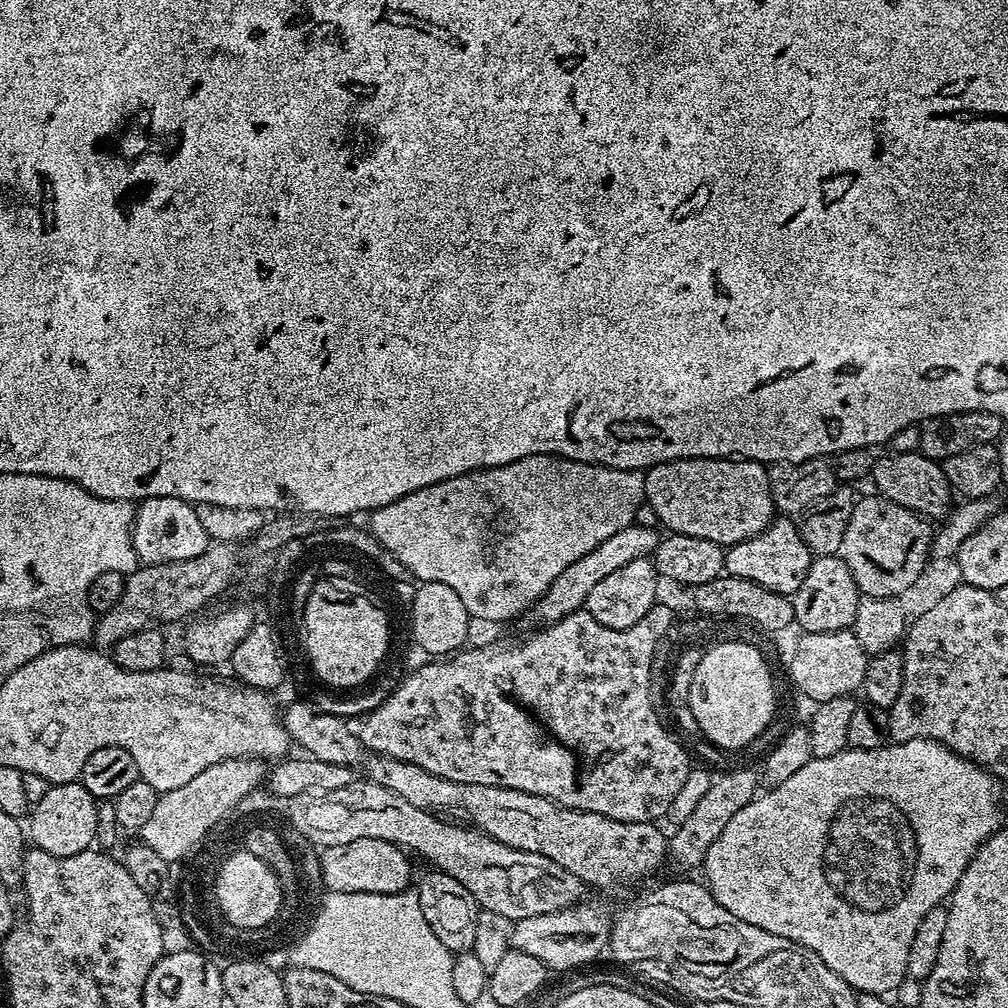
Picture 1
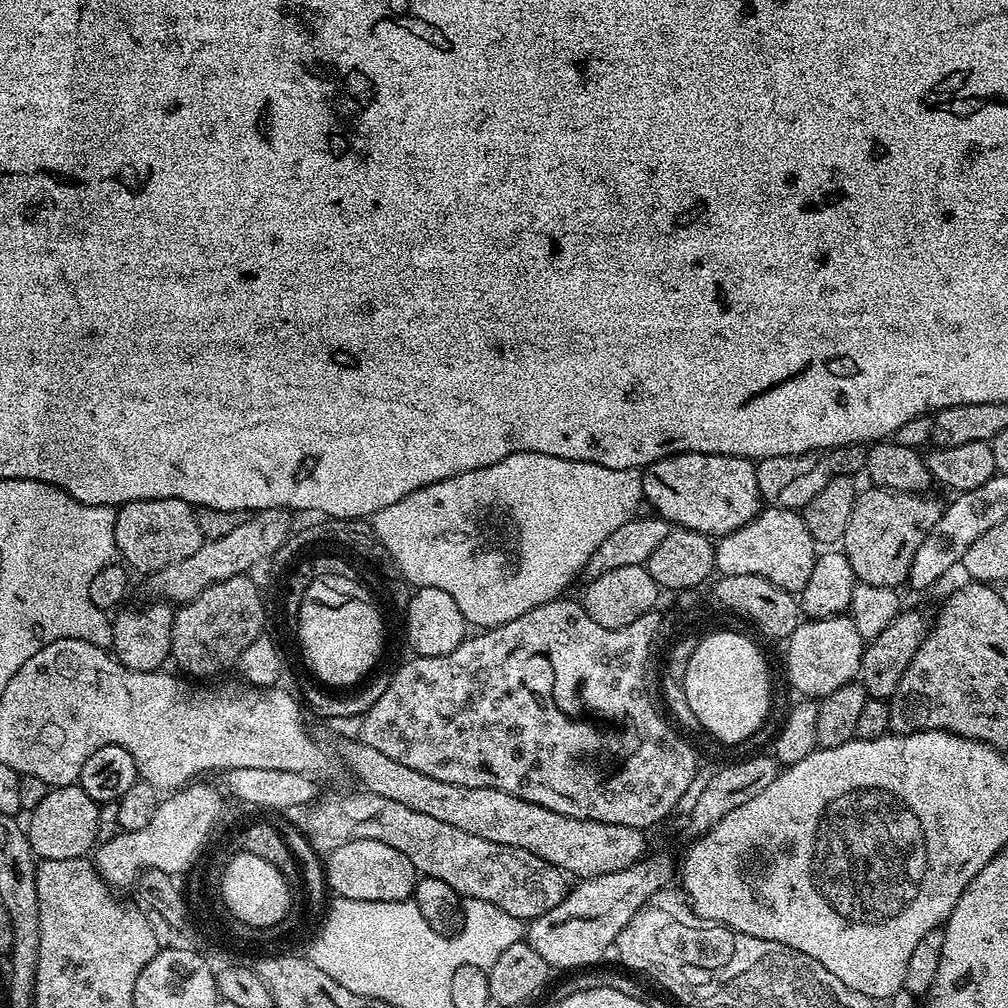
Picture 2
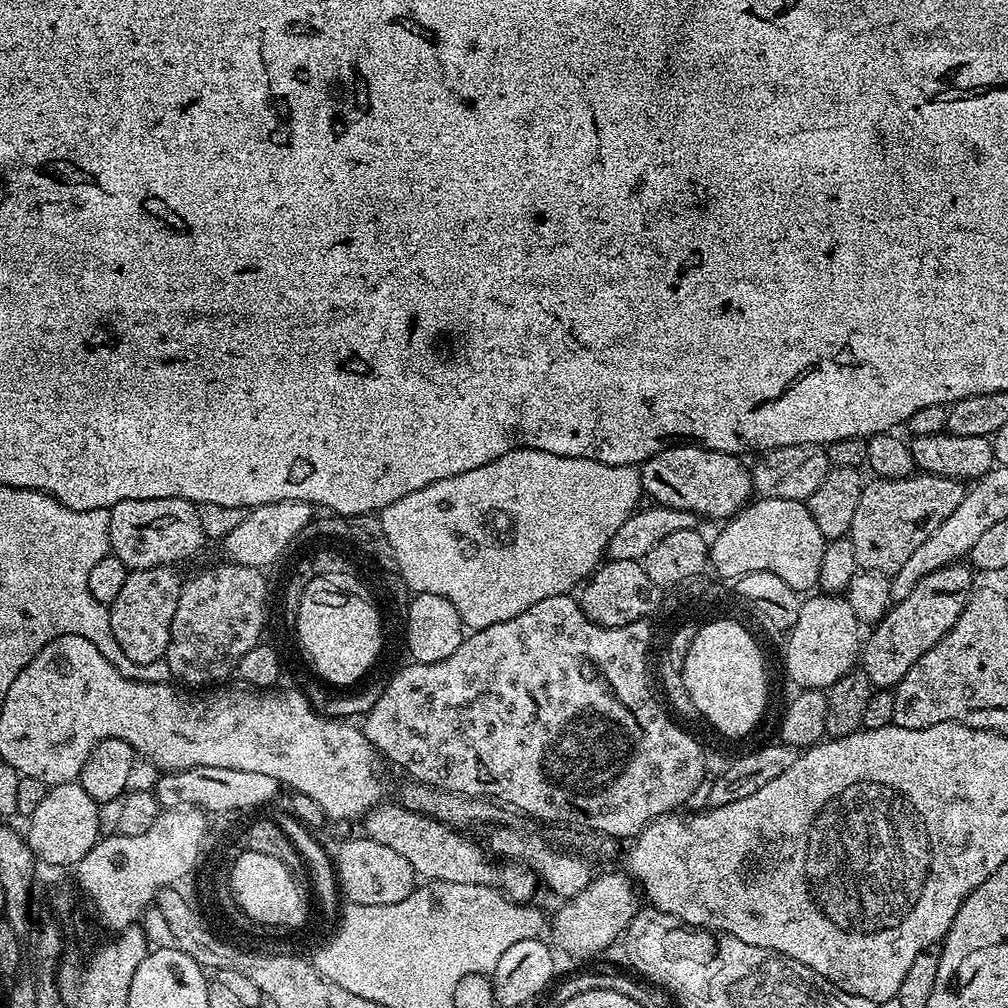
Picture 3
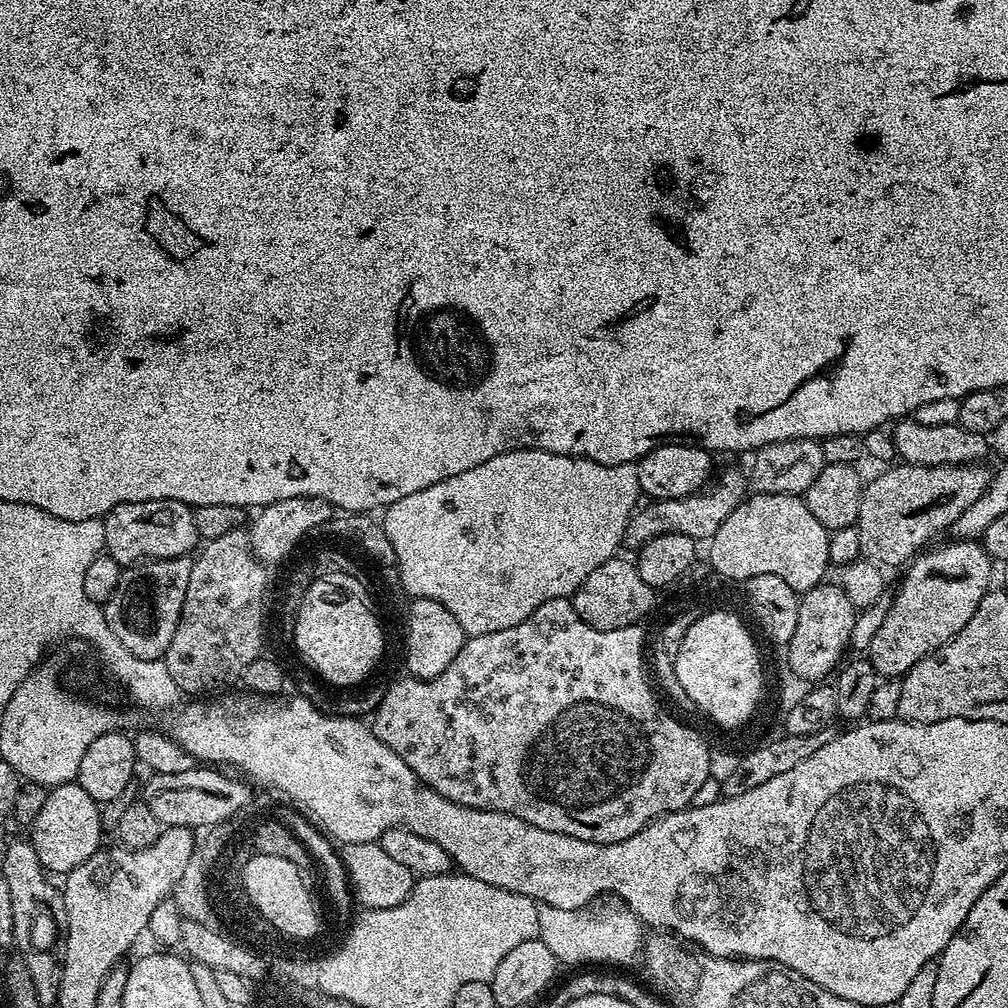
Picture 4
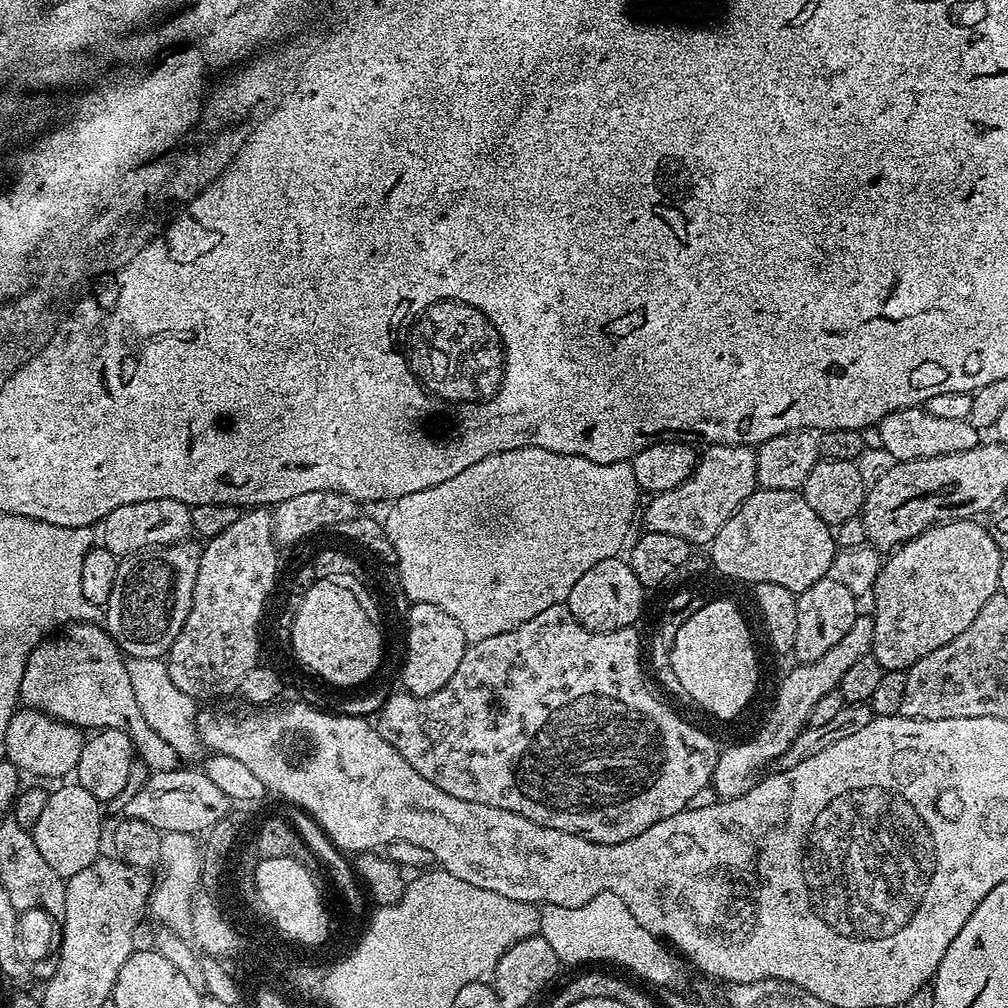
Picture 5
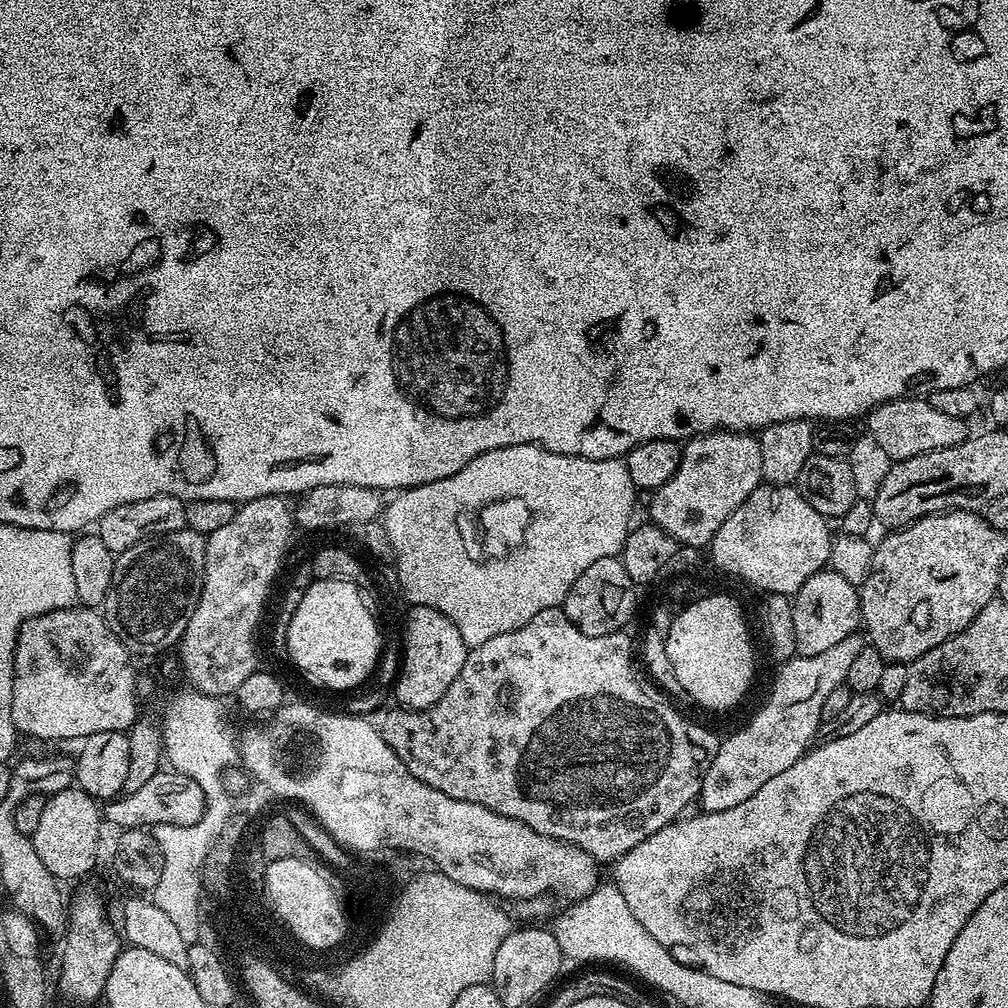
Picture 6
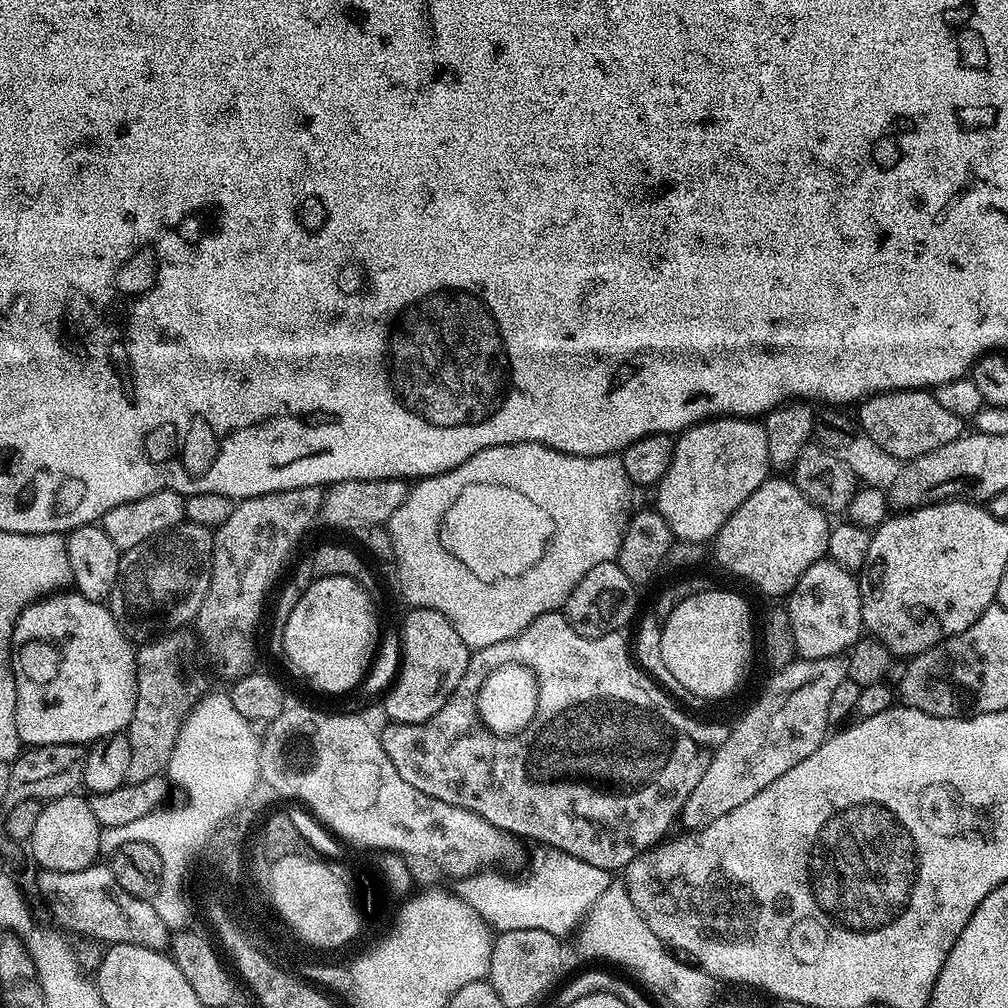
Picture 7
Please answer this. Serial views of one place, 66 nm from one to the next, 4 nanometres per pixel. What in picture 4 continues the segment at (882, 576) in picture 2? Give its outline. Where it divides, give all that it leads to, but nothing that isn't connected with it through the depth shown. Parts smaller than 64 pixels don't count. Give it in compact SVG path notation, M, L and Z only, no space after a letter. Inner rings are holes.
M900 462L871 477L864 485L862 506L854 525L861 543L861 557L881 566L907 565L932 542L927 540L934 539L943 528L951 529L962 512L981 498L990 479L990 472L984 467L983 463L918 466Z

